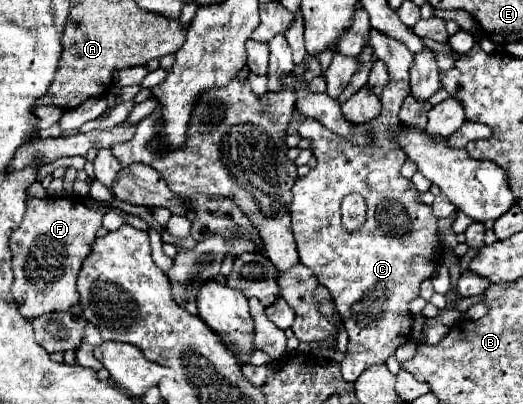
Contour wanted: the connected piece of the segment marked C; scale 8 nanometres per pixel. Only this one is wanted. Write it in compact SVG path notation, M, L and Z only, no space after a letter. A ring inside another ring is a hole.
M376 28L370 30L370 44L390 74L390 82L380 98L380 116L360 125L376 134L376 142L364 146L352 144L328 132L318 120L306 118L298 126L298 134L312 140L310 148L318 164L304 178L296 178L290 204L300 262L312 268L318 282L330 290L348 332L348 356L342 360L342 376L348 382L354 382L372 364L386 364L396 348L412 338L408 304L420 296L420 284L434 274L442 260L438 218L434 218L430 206L420 202L412 180L400 174L406 156L398 144L388 138L400 123L400 104L410 92L408 70L414 54L400 40ZM354 192L364 196L368 214L364 228L348 234L340 222L340 202L346 194Z

